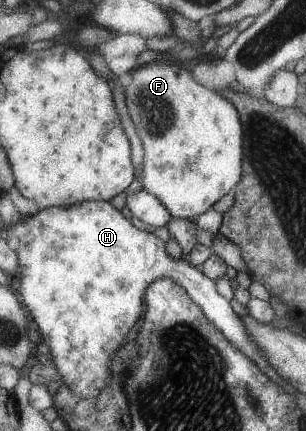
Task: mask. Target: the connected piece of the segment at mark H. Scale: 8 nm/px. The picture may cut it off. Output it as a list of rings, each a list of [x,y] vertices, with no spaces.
[[[84,201],[67,207],[48,207],[22,219],[22,222],[28,232],[19,238],[16,250],[23,275],[19,293],[30,310],[42,342],[51,348],[54,364],[62,380],[77,397],[98,397],[107,388],[111,380],[112,356],[119,352],[128,330],[142,316],[140,306],[145,304],[145,296],[142,294],[154,281],[162,277],[173,279],[183,286],[189,297],[198,303],[203,313],[222,330],[225,337],[234,346],[237,344],[238,348],[248,353],[255,363],[265,358],[251,339],[241,318],[234,313],[230,301],[216,291],[215,280],[208,278],[199,267],[192,266],[182,258],[170,258],[166,254],[166,244],[159,237],[132,226],[132,222],[126,220],[122,212],[116,210],[109,201]]]

